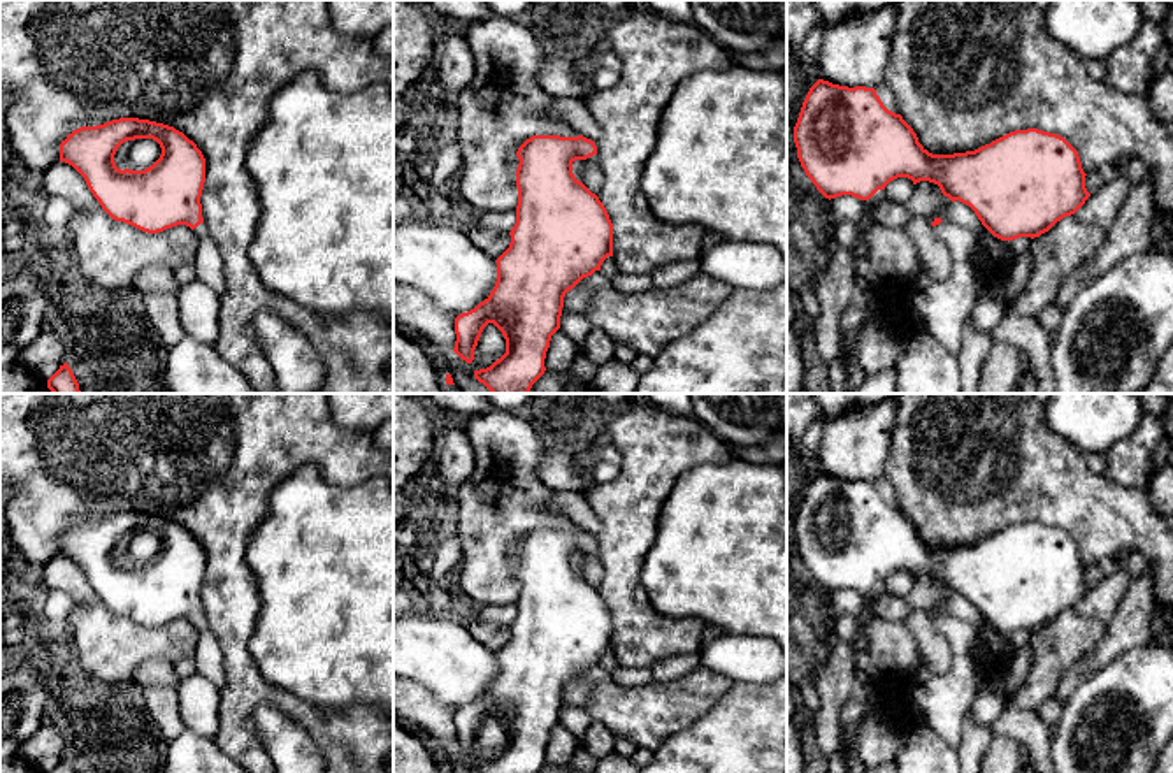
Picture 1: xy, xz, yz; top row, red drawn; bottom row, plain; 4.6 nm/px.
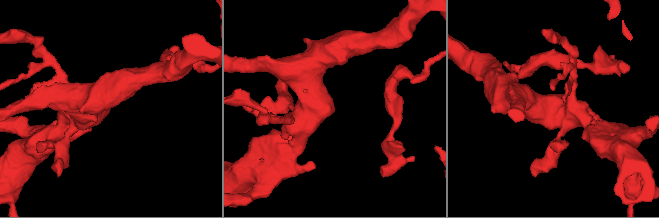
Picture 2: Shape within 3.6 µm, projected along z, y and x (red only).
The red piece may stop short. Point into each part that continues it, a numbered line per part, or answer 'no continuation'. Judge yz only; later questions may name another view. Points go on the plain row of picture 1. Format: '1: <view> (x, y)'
1: yz (940, 701)

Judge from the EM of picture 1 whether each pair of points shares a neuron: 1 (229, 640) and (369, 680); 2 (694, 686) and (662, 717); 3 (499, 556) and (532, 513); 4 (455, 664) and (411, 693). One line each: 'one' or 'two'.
1: two
2: one
3: one
4: two

